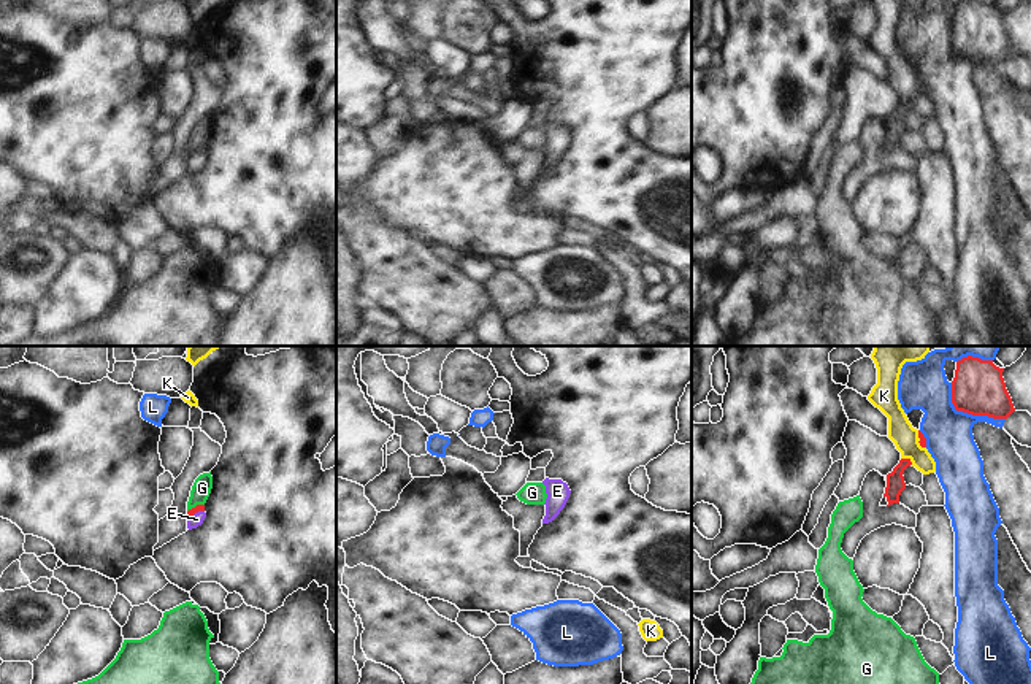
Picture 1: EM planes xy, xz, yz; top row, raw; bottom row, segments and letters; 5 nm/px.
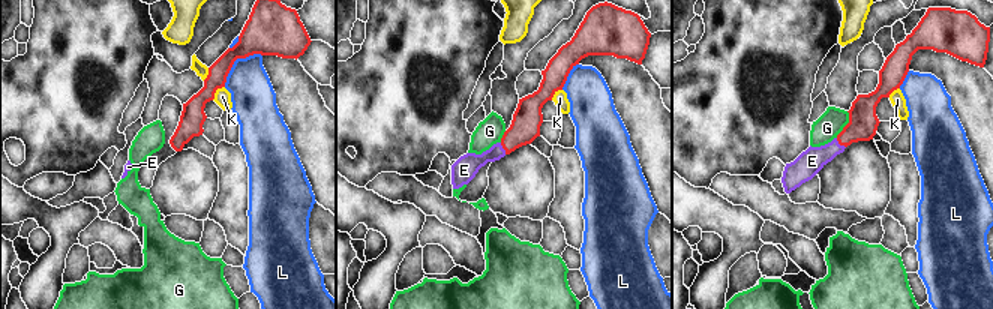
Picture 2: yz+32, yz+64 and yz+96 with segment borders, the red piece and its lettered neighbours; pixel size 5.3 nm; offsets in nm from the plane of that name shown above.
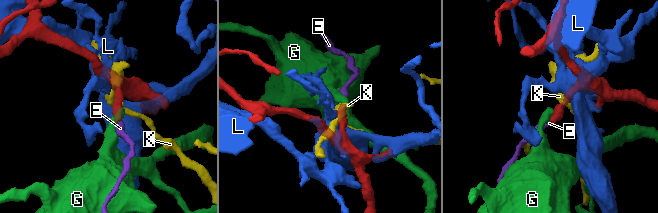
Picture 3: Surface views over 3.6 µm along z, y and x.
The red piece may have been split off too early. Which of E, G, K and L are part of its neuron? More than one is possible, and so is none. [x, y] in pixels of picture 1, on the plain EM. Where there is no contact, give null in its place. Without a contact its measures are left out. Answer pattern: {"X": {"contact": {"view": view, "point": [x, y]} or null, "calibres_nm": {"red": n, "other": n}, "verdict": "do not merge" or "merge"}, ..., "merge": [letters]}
{"E": {"contact": {"view": "xy", "point": [195, 156]}, "calibres_nm": {"red": 40, "other": 70}, "verdict": "merge"}, "G": {"contact": {"view": "xy", "point": [195, 151]}, "calibres_nm": {"red": 40, "other": 100}, "verdict": "do not merge"}, "K": {"contact": {"view": "yz", "point": [908, 103]}, "calibres_nm": {"red": 100, "other": 130}, "verdict": "do not merge"}, "L": {"contact": {"view": "yz", "point": [968, 57]}, "calibres_nm": {"red": 260, "other": 240}, "verdict": "do not merge"}, "merge": ["E"]}

